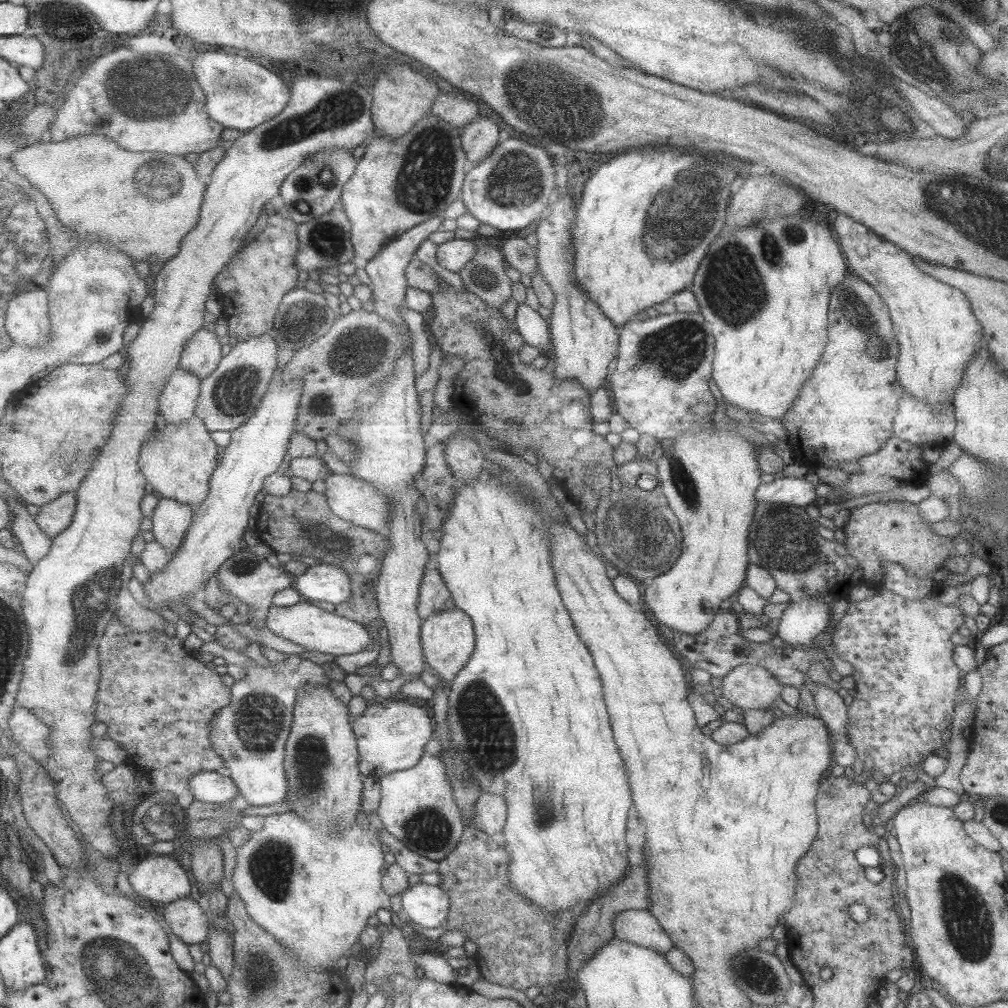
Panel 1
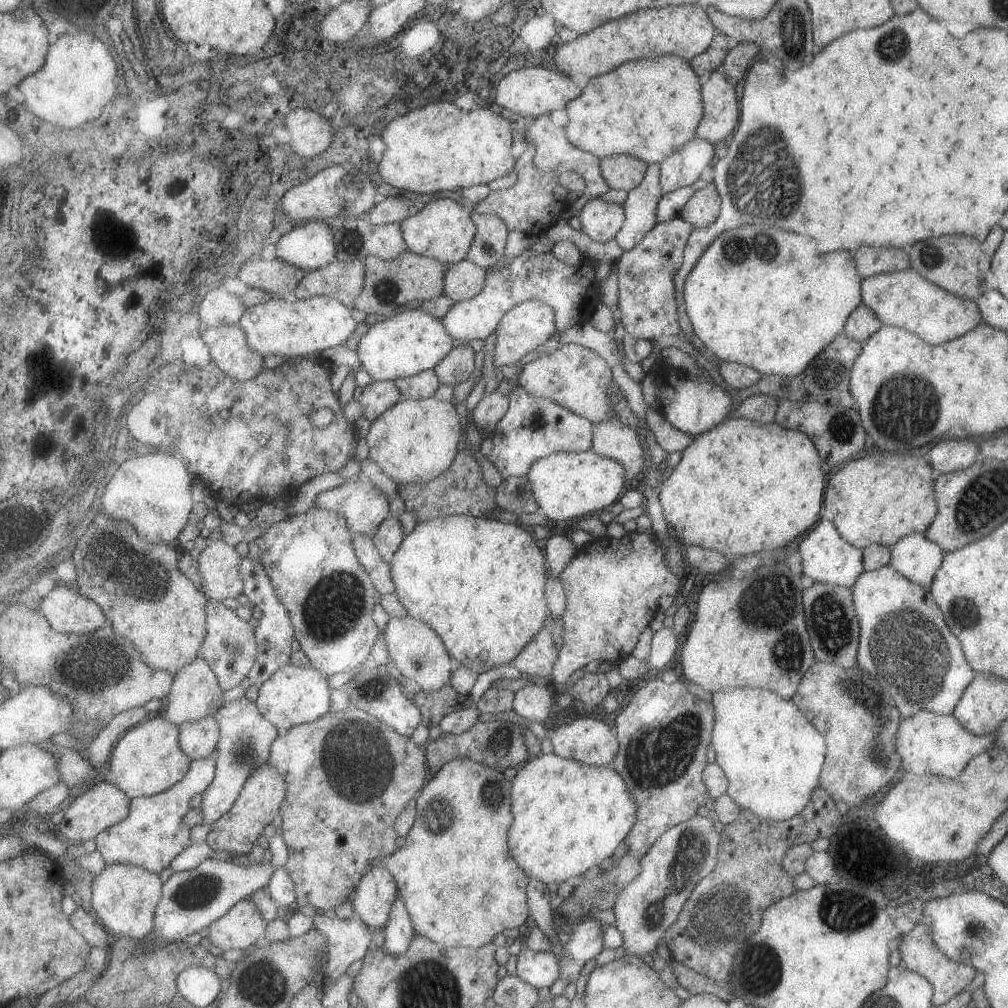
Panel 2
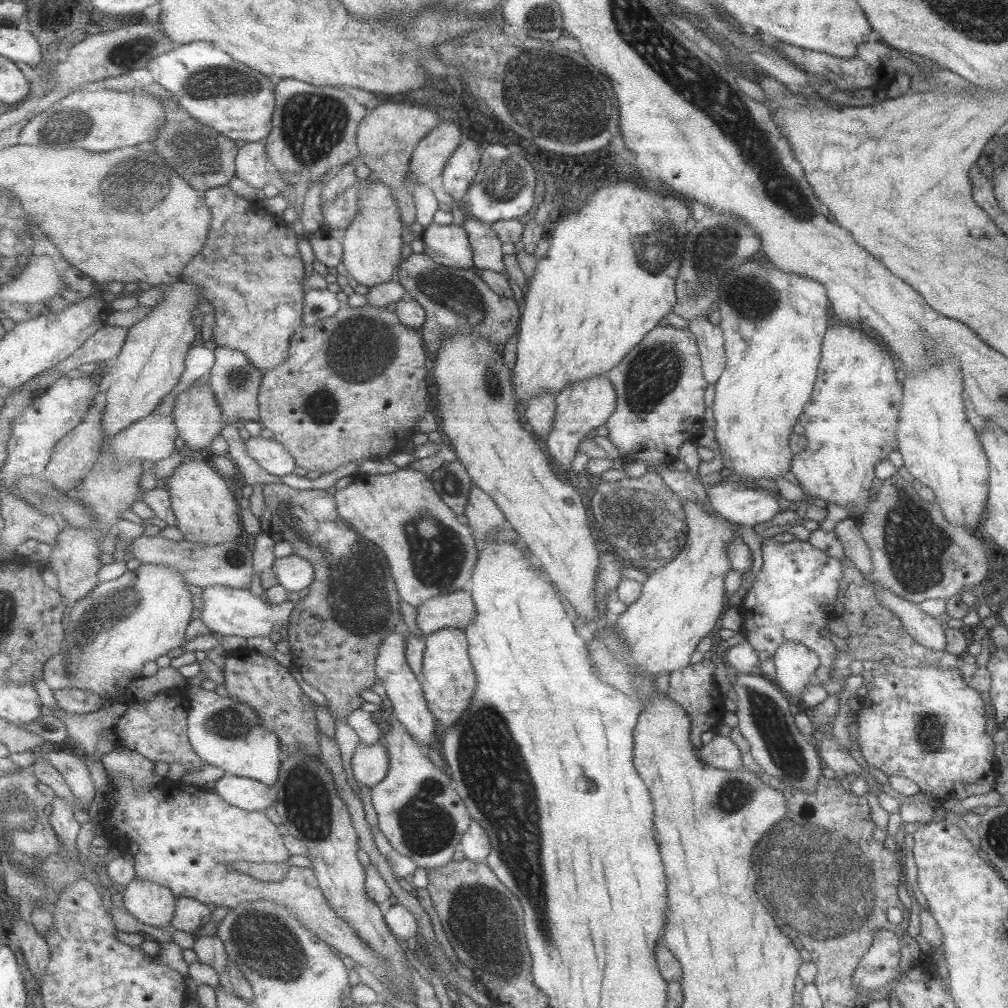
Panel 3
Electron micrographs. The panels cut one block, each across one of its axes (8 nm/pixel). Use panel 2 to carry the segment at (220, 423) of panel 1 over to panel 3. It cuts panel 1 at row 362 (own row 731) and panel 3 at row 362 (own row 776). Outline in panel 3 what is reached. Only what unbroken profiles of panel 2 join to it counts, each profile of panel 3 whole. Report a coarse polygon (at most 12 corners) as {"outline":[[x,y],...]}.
{"outline":[[218,346],[208,379],[225,417],[259,422],[265,370]]}

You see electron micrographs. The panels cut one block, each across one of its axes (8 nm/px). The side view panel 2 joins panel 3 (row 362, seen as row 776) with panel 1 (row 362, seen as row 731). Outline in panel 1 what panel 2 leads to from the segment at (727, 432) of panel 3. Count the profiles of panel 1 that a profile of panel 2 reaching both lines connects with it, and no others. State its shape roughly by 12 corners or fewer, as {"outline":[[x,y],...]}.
{"outline":[[759,219],[687,288],[743,415],[790,410],[844,279],[832,228]]}

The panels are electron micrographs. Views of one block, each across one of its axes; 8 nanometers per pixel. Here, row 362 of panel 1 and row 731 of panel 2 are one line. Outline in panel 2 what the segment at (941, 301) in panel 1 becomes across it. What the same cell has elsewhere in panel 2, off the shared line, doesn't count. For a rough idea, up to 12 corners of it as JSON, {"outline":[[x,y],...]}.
{"outline":[[951,715],[899,722],[905,772],[954,779],[996,734],[967,732]]}

